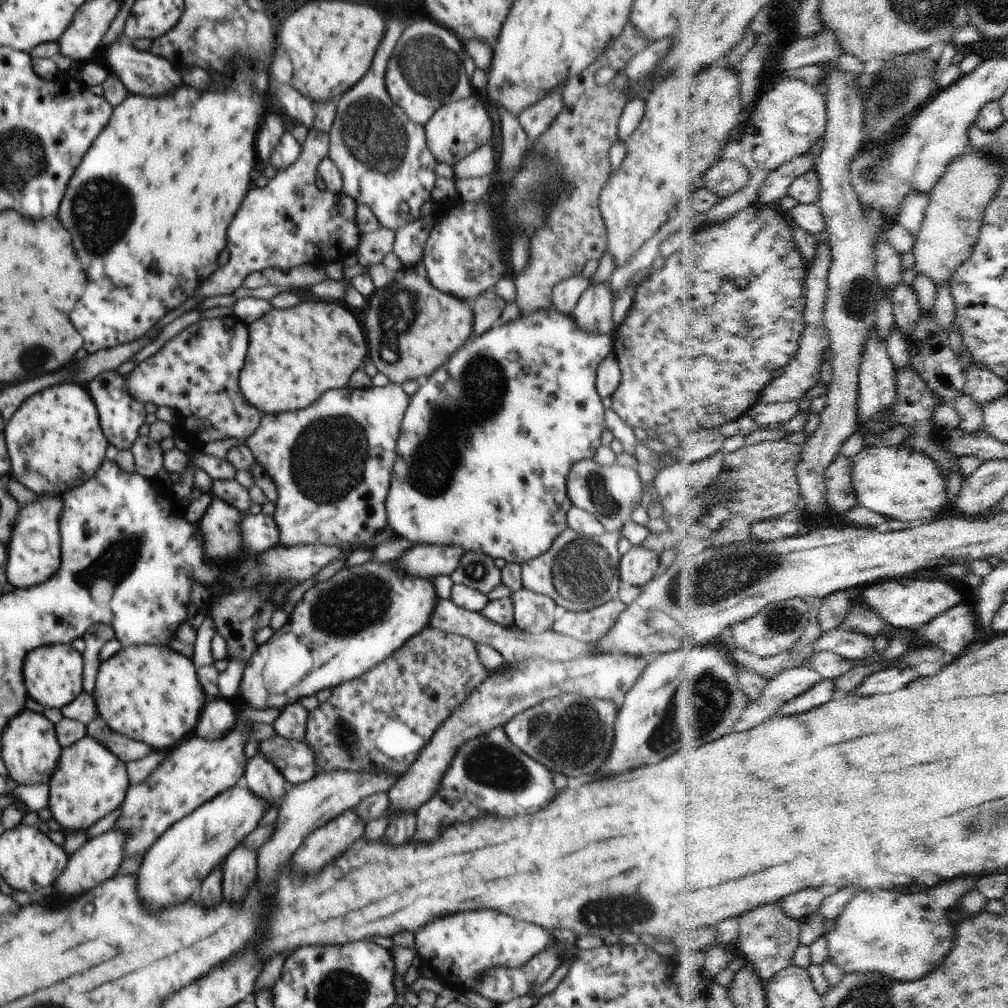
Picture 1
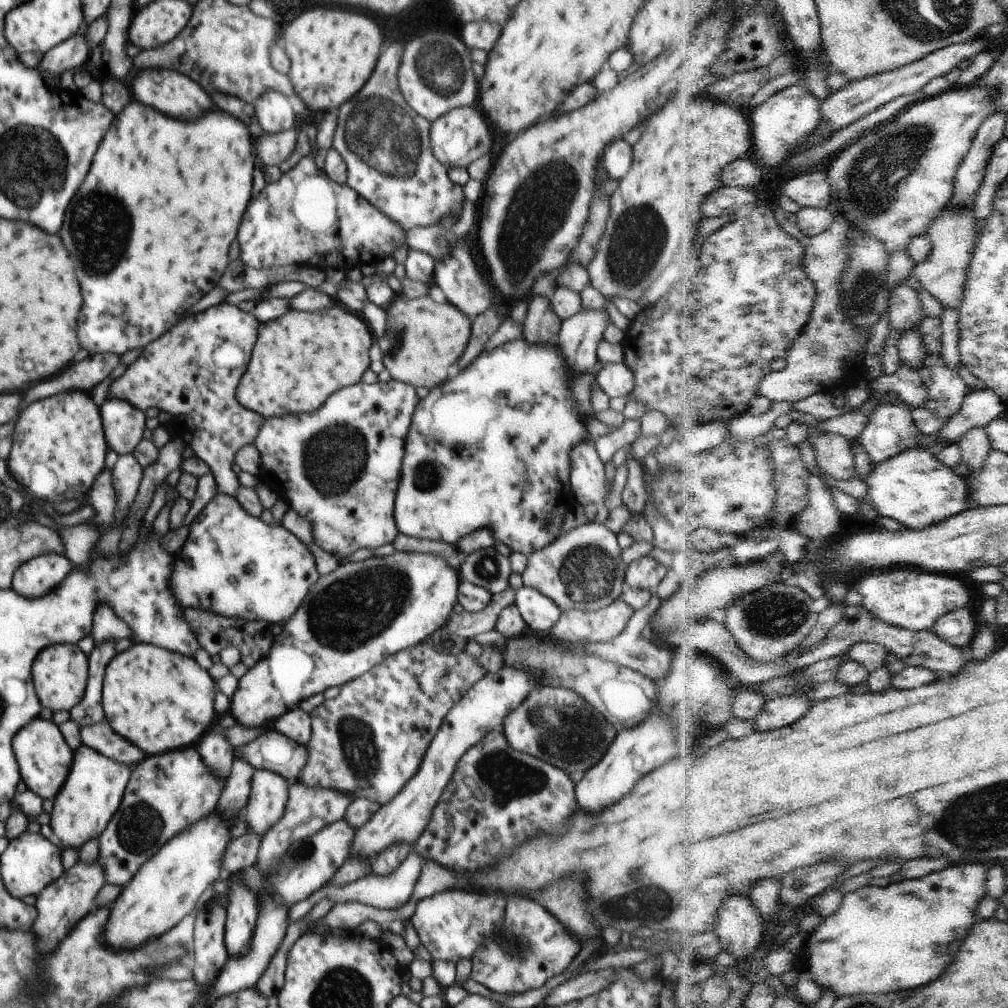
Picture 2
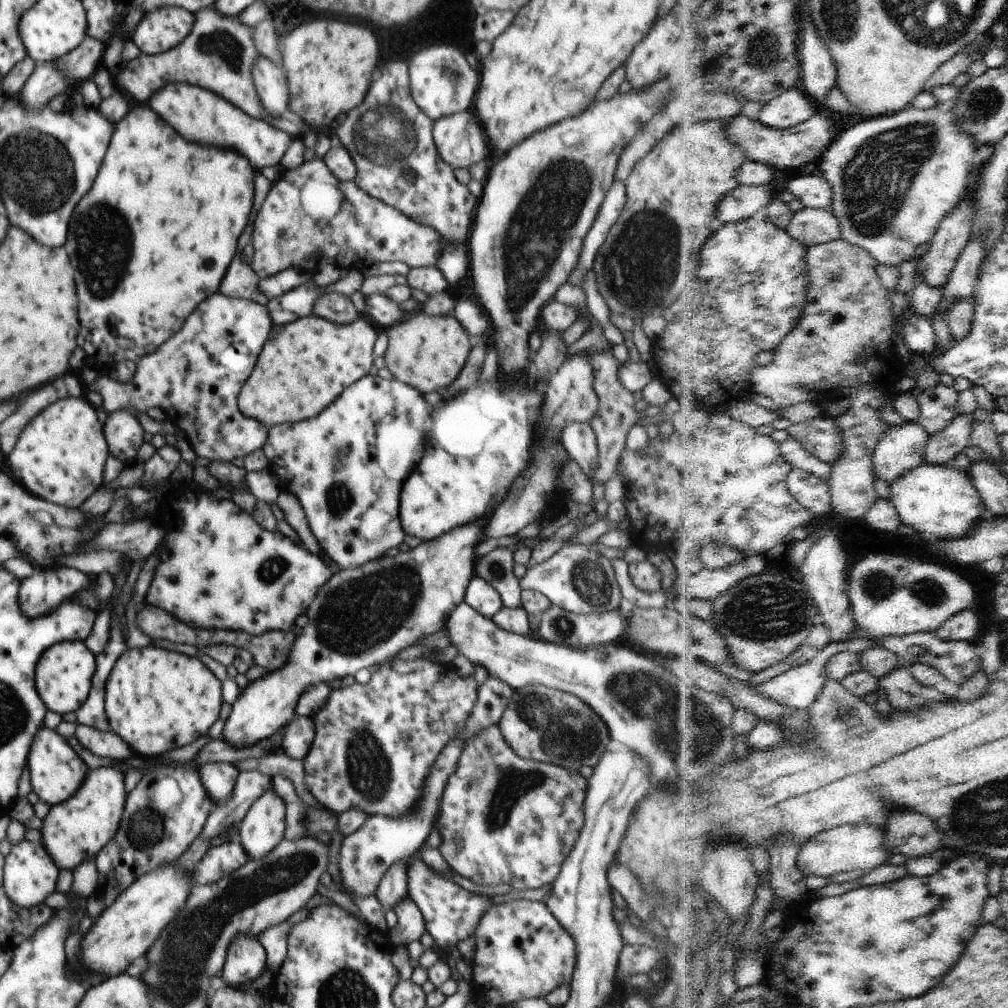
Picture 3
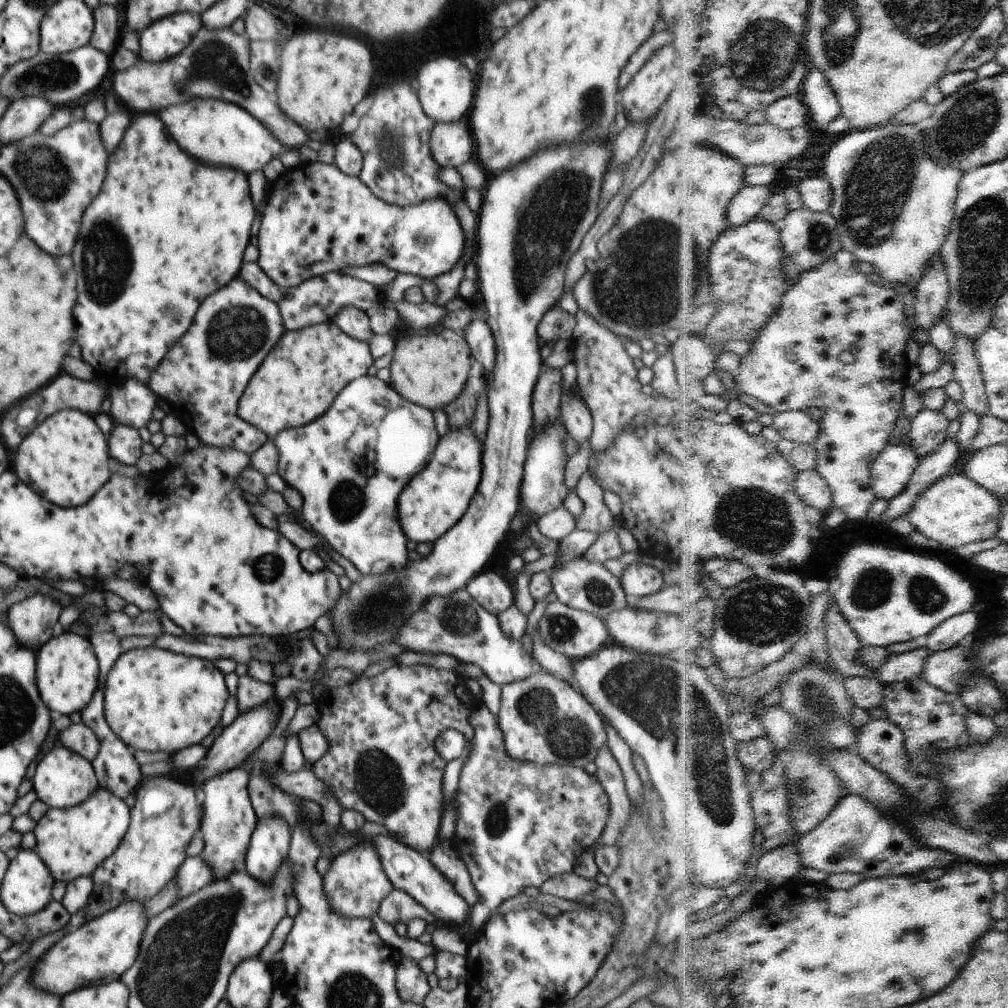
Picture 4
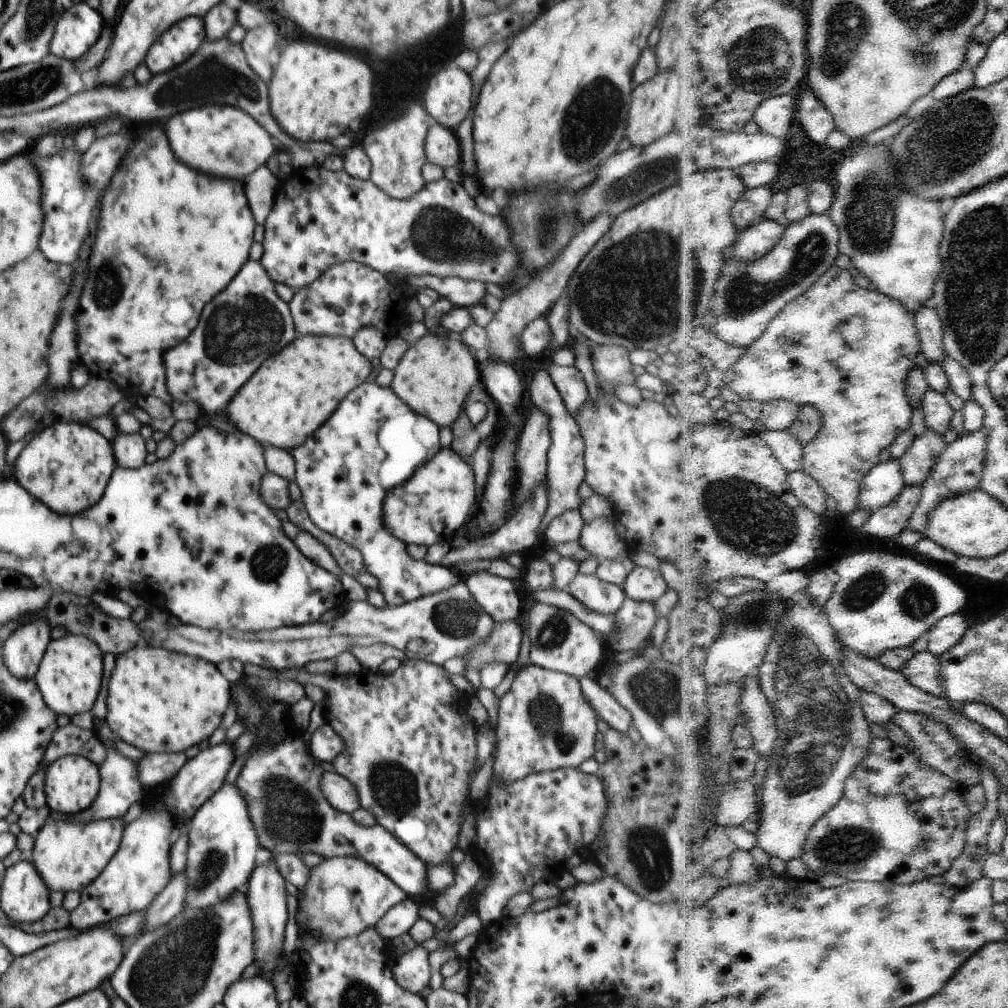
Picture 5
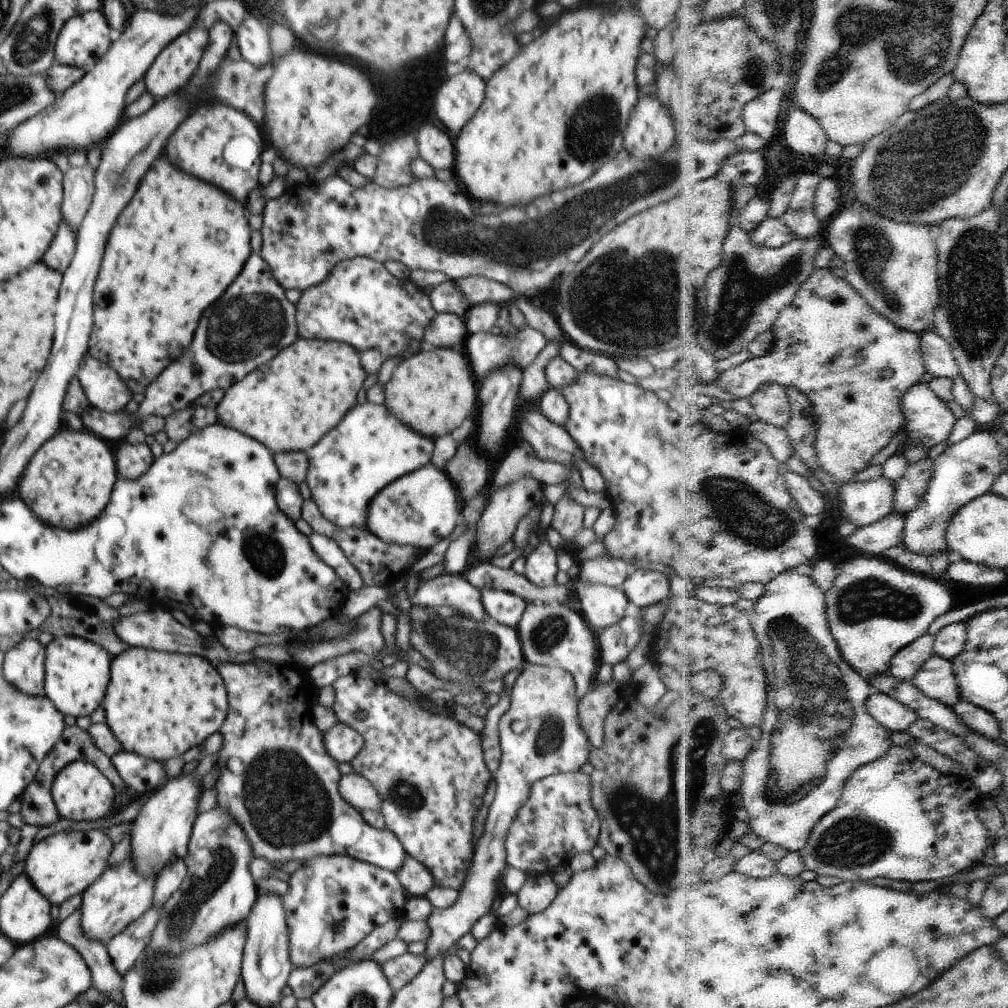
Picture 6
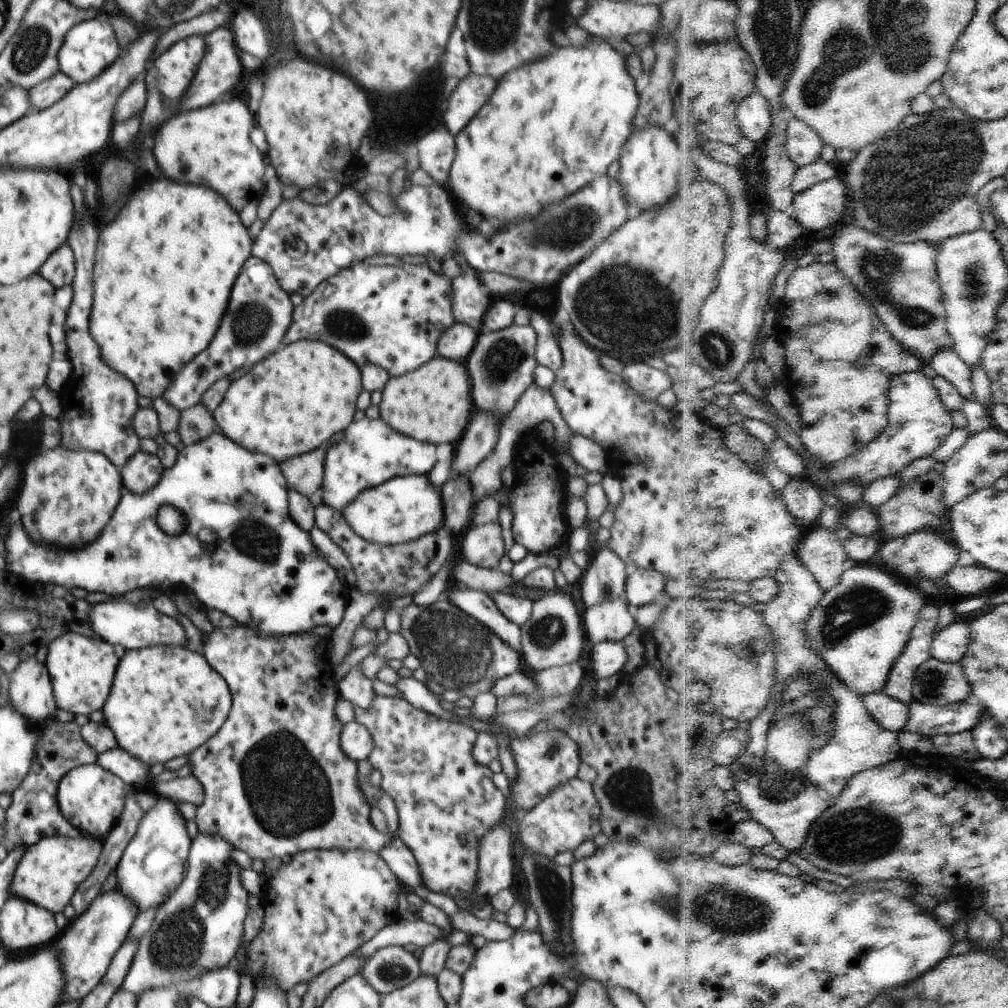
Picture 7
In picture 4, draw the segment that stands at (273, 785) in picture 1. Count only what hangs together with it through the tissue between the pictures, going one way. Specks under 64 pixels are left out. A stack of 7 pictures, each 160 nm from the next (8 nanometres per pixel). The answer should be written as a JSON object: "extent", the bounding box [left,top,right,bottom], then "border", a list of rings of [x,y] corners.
{"extent":[245,817,291,883],"border":[[[280,817],[258,819],[245,858],[247,873],[270,883],[289,853],[291,828]]]}

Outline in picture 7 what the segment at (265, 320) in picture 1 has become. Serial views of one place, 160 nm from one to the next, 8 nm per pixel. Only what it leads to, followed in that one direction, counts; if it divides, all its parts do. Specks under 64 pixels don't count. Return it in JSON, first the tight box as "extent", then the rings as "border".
{"extent":[214,340,363,463],"border":[[[299,340],[276,350],[252,366],[250,372],[233,380],[224,400],[214,409],[218,430],[246,450],[272,457],[278,463],[316,450],[336,432],[353,422],[356,401],[363,390],[361,372],[344,353],[324,341]]]}

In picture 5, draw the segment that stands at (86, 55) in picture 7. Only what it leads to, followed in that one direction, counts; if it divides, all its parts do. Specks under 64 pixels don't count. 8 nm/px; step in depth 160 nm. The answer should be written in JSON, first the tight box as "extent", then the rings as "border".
{"extent":[50,3,106,62],"border":[[[88,3],[75,4],[57,20],[50,53],[70,62],[78,60],[94,46],[106,25],[101,13]]]}

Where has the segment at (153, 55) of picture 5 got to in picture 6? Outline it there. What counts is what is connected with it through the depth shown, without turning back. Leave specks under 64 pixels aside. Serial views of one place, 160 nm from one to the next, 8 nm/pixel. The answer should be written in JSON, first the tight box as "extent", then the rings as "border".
{"extent":[146,25,209,98],"border":[[[192,25],[185,30],[179,37],[176,37],[166,48],[154,59],[152,66],[146,71],[146,88],[154,98],[166,98],[168,94],[174,94],[178,88],[182,88],[189,82],[194,70],[198,68],[200,59],[204,54],[204,49],[209,41],[209,31],[202,25]]]}

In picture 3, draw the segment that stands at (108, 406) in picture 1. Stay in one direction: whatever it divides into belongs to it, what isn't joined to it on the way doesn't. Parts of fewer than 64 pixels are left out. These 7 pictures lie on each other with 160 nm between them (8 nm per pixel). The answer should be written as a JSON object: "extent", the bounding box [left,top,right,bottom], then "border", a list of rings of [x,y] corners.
{"extent":[103,410,144,464],"border":[[[130,410],[110,412],[103,425],[109,453],[124,464],[130,464],[136,459],[136,452],[144,443],[144,431]]]}

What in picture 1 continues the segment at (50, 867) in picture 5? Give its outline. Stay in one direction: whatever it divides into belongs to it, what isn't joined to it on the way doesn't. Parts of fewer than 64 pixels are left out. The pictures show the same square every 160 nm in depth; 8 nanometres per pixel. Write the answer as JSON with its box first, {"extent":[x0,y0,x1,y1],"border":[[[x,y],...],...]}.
{"extent":[48,735,129,832],"border":[[[85,735],[72,746],[64,747],[60,754],[59,764],[56,771],[52,773],[49,783],[49,804],[48,809],[52,812],[53,820],[60,824],[62,830],[75,832],[76,830],[88,830],[98,820],[105,818],[123,804],[129,788],[126,763],[119,760],[108,751],[104,744],[100,744],[96,738]]]}

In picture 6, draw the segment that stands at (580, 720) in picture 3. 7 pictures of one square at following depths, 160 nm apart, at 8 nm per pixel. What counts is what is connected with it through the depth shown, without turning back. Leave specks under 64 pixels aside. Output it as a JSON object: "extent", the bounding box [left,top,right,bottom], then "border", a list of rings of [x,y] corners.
{"extent":[424,663,591,961],"border":[[[530,663],[514,681],[511,707],[502,712],[499,720],[502,756],[495,774],[496,794],[490,803],[482,834],[475,844],[471,867],[458,899],[445,909],[433,907],[426,920],[431,930],[424,953],[428,961],[443,959],[457,946],[458,940],[471,931],[479,918],[493,910],[502,888],[498,883],[500,874],[508,865],[505,842],[509,828],[529,799],[532,785],[550,775],[578,772],[589,760],[591,744],[577,719],[579,700],[572,673],[562,667]]]}

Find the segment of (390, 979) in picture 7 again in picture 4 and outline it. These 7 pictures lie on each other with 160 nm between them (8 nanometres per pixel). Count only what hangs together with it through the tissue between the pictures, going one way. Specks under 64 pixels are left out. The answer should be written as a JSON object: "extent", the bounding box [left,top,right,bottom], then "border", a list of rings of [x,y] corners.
{"extent":[395,957,431,1004],"border":[[[401,957],[400,960],[395,980],[398,996],[403,1001],[422,1004],[431,989],[427,974],[413,958]]]}

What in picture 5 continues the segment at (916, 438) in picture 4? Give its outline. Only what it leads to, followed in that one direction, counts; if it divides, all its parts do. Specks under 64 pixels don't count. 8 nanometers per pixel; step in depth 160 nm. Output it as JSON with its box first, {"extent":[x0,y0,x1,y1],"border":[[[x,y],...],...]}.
{"extent":[901,429,949,487],"border":[[[928,429],[901,458],[903,475],[908,487],[924,486],[949,443],[935,430]]]}

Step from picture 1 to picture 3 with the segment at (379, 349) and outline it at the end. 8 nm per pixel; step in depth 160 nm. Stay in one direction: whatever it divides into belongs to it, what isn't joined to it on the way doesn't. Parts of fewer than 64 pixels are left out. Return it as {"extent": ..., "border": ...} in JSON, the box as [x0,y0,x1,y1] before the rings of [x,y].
{"extent":[383,310,470,395],"border":[[[418,310],[386,330],[389,347],[383,356],[393,378],[415,388],[421,395],[452,384],[470,354],[470,338],[452,315],[432,316]]]}

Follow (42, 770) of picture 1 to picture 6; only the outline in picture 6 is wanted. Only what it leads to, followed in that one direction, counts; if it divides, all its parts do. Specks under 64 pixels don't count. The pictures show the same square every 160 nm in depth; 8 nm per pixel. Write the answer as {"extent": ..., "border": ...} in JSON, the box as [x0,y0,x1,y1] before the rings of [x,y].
{"extent":[51,761,117,822],"border":[[[74,761],[60,770],[54,779],[51,793],[62,818],[82,822],[82,820],[100,820],[114,814],[117,790],[104,773],[88,761]]]}

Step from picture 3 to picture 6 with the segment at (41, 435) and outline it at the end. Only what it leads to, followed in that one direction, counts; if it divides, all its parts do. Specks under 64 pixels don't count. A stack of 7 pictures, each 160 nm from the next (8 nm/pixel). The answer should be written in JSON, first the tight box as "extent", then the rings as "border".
{"extent":[16,430,117,530],"border":[[[62,430],[54,434],[30,460],[19,478],[16,496],[50,526],[76,530],[97,519],[117,481],[114,444],[90,432]]]}

